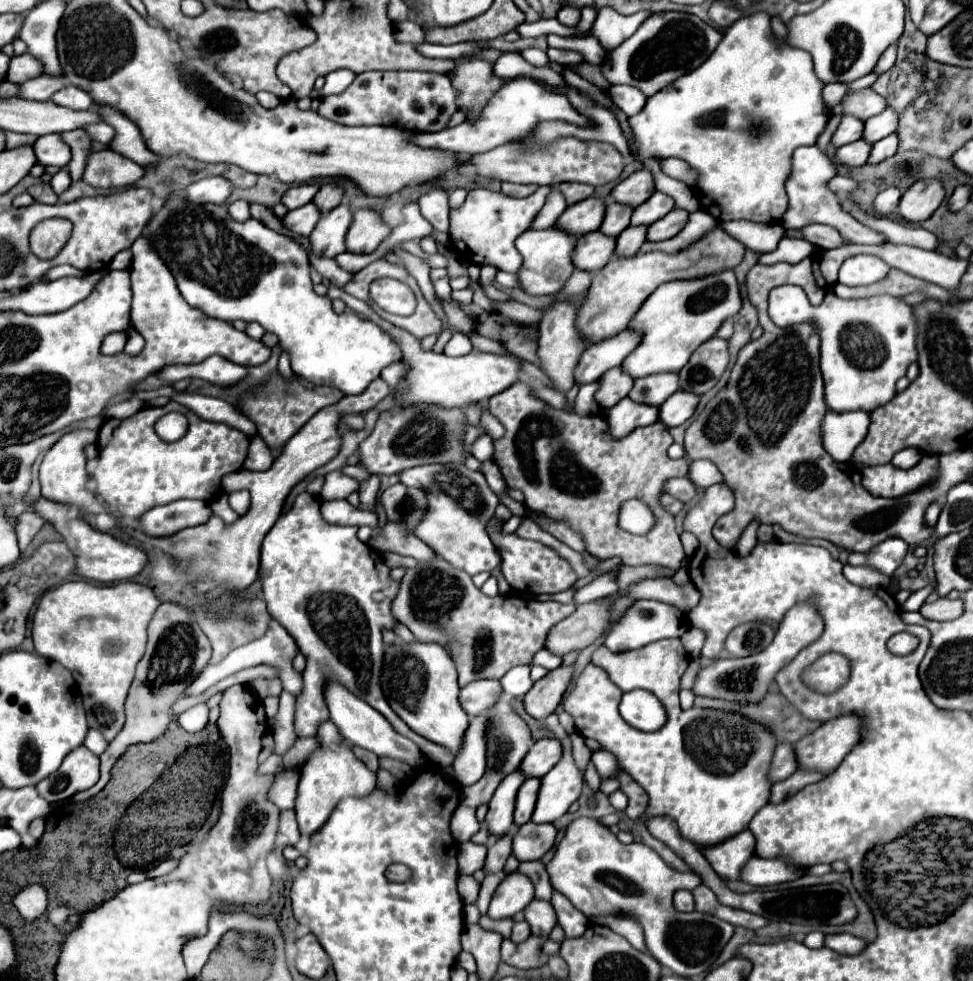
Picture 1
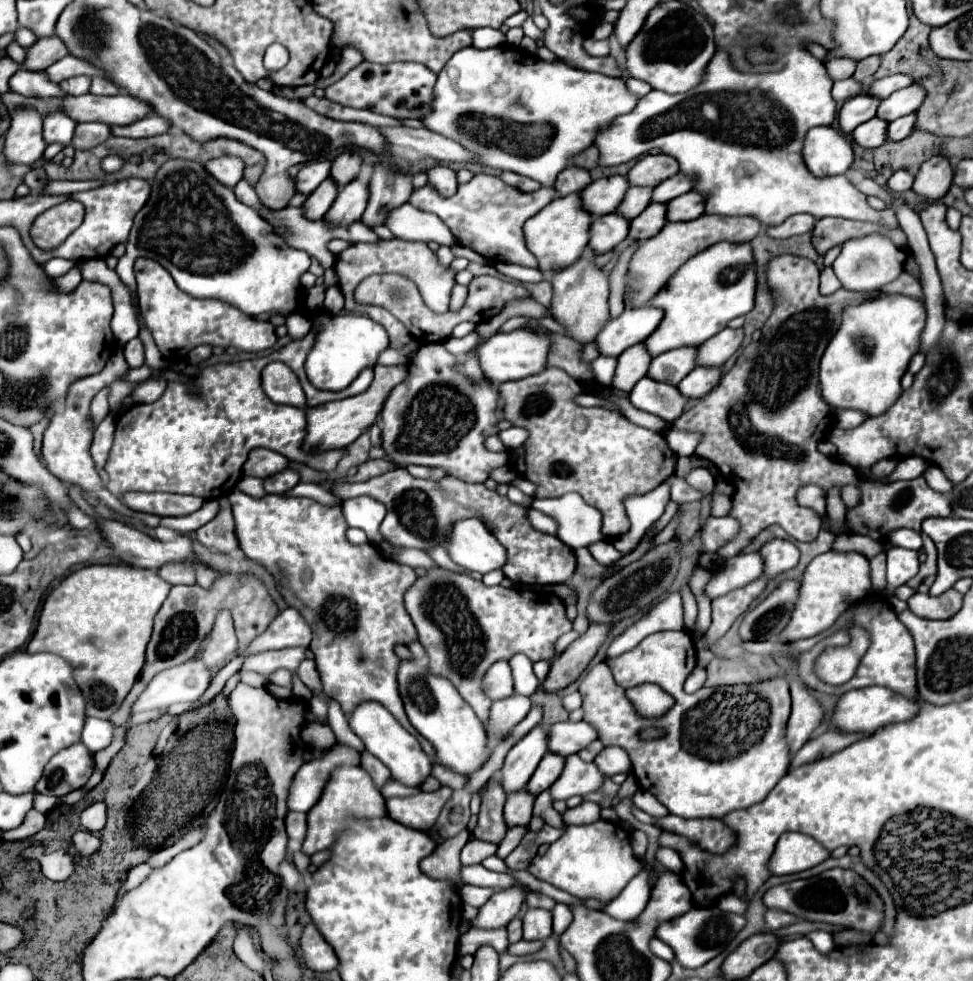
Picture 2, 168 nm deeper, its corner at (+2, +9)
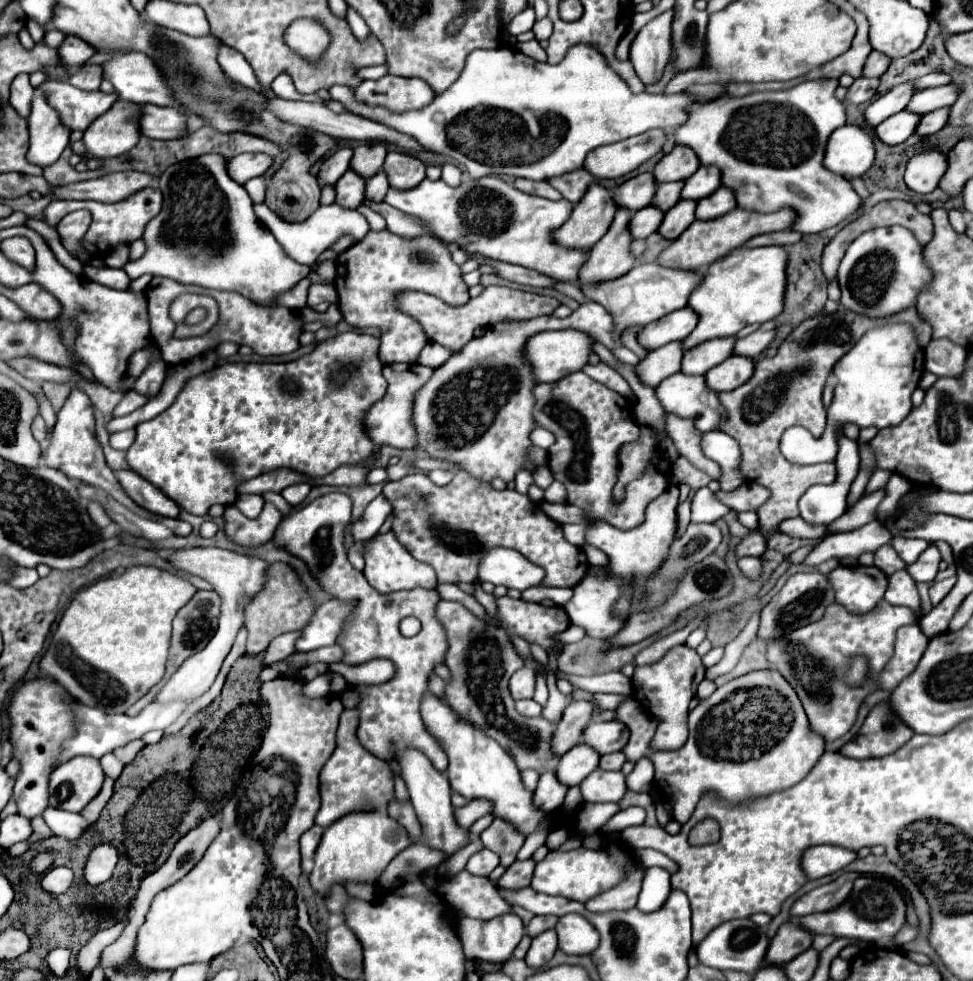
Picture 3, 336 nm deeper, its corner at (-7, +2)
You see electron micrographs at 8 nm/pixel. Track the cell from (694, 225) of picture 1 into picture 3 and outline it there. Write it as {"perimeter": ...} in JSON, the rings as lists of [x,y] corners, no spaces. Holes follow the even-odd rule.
{"perimeter":[[[625,330],[621,334],[621,344],[633,351],[639,357],[640,361],[643,360],[648,353],[638,344],[636,335],[630,330]]]}

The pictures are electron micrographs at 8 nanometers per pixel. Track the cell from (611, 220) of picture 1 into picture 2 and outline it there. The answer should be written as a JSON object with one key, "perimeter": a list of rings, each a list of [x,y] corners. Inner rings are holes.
{"perimeter":[[[630,186],[616,208],[616,214],[624,216],[626,220],[636,218],[648,204],[650,204],[650,190],[652,188],[640,188],[640,186]]]}

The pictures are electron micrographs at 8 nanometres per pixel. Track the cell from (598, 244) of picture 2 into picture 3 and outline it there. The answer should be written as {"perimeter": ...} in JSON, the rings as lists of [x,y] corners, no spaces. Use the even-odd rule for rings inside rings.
{"perimeter":[[[649,205],[639,209],[631,219],[631,235],[633,239],[645,239],[651,233],[659,229],[659,223],[663,221],[665,211],[661,211],[657,205]]]}

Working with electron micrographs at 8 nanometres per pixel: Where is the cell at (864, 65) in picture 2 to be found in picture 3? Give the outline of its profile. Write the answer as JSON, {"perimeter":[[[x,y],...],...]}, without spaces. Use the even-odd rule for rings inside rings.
{"perimeter":[[[855,79],[855,83],[849,87],[847,91],[847,97],[845,97],[845,103],[853,103],[853,105],[861,105],[861,103],[867,103],[871,101],[871,97],[877,93],[877,85],[879,85],[879,79]]]}

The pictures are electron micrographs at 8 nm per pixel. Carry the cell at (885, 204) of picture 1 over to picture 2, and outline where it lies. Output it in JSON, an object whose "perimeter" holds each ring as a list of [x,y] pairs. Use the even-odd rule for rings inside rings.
{"perimeter":[[[898,170],[898,172],[894,172],[892,178],[888,180],[888,190],[900,194],[900,192],[904,192],[904,190],[910,190],[910,188],[912,188],[912,182],[914,182],[914,176],[912,176],[910,172]]]}

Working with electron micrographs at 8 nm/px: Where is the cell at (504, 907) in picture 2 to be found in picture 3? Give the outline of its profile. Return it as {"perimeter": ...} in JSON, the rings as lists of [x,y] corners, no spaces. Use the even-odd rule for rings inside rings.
{"perimeter":[[[515,913],[495,917],[495,921],[471,921],[465,917],[459,923],[459,939],[465,957],[487,963],[505,963],[519,945],[523,931],[523,923]]]}

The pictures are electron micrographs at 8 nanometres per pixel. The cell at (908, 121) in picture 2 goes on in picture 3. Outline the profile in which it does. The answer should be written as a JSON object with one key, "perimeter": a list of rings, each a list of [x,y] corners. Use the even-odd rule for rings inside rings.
{"perimeter":[[[949,107],[935,109],[927,115],[923,115],[923,121],[919,123],[917,135],[933,135],[933,133],[941,131],[947,125],[947,119],[949,119]]]}

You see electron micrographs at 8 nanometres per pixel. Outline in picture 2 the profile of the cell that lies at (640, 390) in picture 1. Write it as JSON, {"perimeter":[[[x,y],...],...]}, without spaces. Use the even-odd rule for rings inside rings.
{"perimeter":[[[678,348],[652,358],[646,376],[654,378],[656,382],[676,386],[686,374],[690,374],[692,368],[694,368],[694,348],[686,350]]]}

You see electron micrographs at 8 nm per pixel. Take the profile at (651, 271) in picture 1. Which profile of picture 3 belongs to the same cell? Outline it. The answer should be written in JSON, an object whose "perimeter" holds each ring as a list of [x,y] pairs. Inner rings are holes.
{"perimeter":[[[735,209],[731,213],[725,213],[723,217],[717,217],[715,221],[693,221],[689,229],[683,231],[681,237],[677,237],[657,259],[659,265],[663,267],[673,267],[673,269],[687,269],[687,271],[697,271],[701,267],[707,267],[709,263],[721,259],[729,251],[741,247],[747,239],[761,235],[761,233],[771,233],[771,231],[783,231],[791,229],[797,219],[797,213],[793,209],[779,209],[775,213],[757,213],[749,209]]]}

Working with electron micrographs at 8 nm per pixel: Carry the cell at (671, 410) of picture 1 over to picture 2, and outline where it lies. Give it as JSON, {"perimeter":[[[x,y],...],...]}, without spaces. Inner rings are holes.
{"perimeter":[[[694,368],[678,384],[678,390],[684,398],[702,398],[718,384],[718,380],[720,380],[718,368]]]}

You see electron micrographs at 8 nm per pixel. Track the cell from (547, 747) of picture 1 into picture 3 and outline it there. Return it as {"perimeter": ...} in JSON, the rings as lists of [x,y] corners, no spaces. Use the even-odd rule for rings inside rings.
{"perimeter":[[[621,721],[591,723],[583,735],[583,743],[591,745],[601,755],[621,751],[627,745],[627,741],[629,741],[629,729]]]}

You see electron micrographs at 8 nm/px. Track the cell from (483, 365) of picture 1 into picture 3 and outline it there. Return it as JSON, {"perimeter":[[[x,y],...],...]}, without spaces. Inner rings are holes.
{"perimeter":[[[567,329],[567,331],[543,331],[529,339],[527,343],[527,359],[533,365],[533,373],[539,383],[547,381],[559,381],[561,377],[567,377],[569,373],[581,371],[589,363],[589,355],[593,353],[595,339],[589,333]]]}

